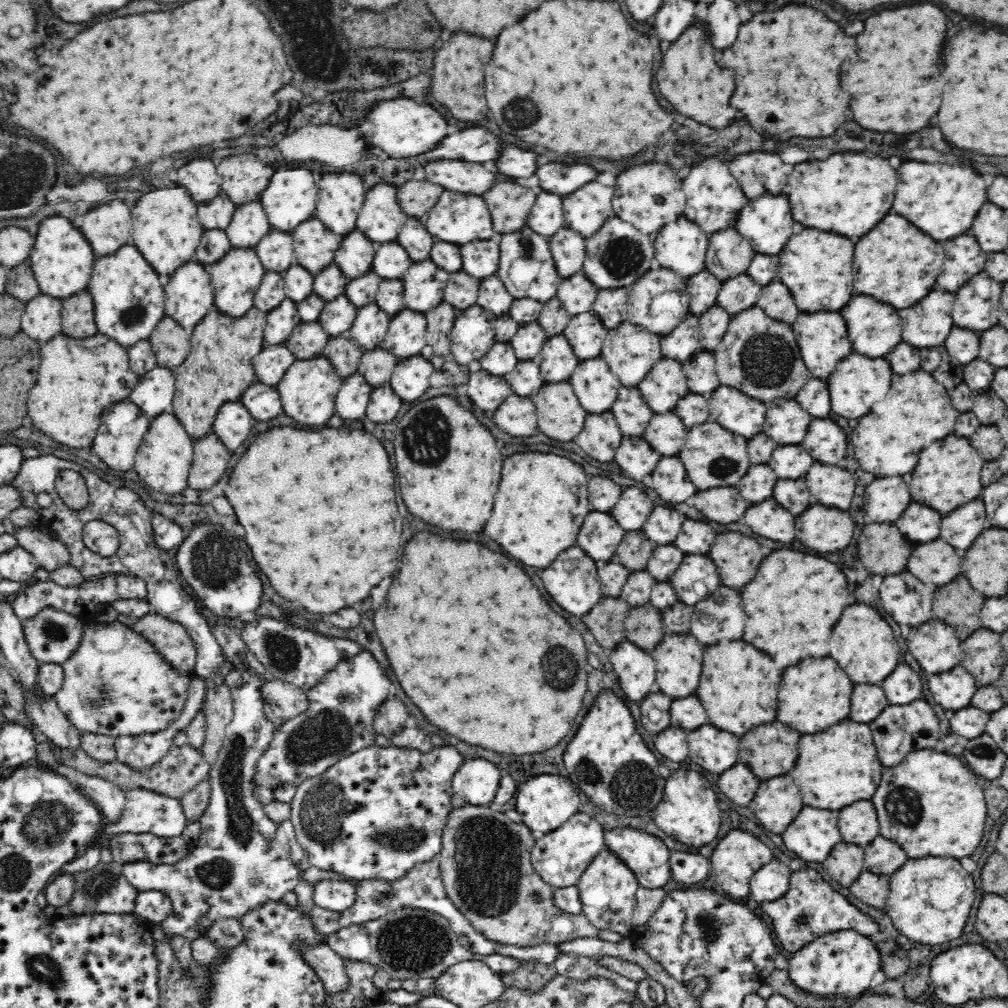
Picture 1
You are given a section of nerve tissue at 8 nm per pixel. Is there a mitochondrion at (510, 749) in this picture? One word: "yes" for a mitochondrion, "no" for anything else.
no

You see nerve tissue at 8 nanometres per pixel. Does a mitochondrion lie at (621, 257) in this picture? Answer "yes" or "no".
yes

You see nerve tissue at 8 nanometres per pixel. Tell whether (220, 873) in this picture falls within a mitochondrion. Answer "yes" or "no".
yes

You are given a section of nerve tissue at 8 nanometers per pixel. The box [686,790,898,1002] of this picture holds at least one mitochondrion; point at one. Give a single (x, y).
(712, 926)

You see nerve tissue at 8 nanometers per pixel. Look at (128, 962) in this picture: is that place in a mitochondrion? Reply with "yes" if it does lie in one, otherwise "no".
no

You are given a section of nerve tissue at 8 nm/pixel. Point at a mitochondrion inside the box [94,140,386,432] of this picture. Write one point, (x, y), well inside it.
(134, 315)

